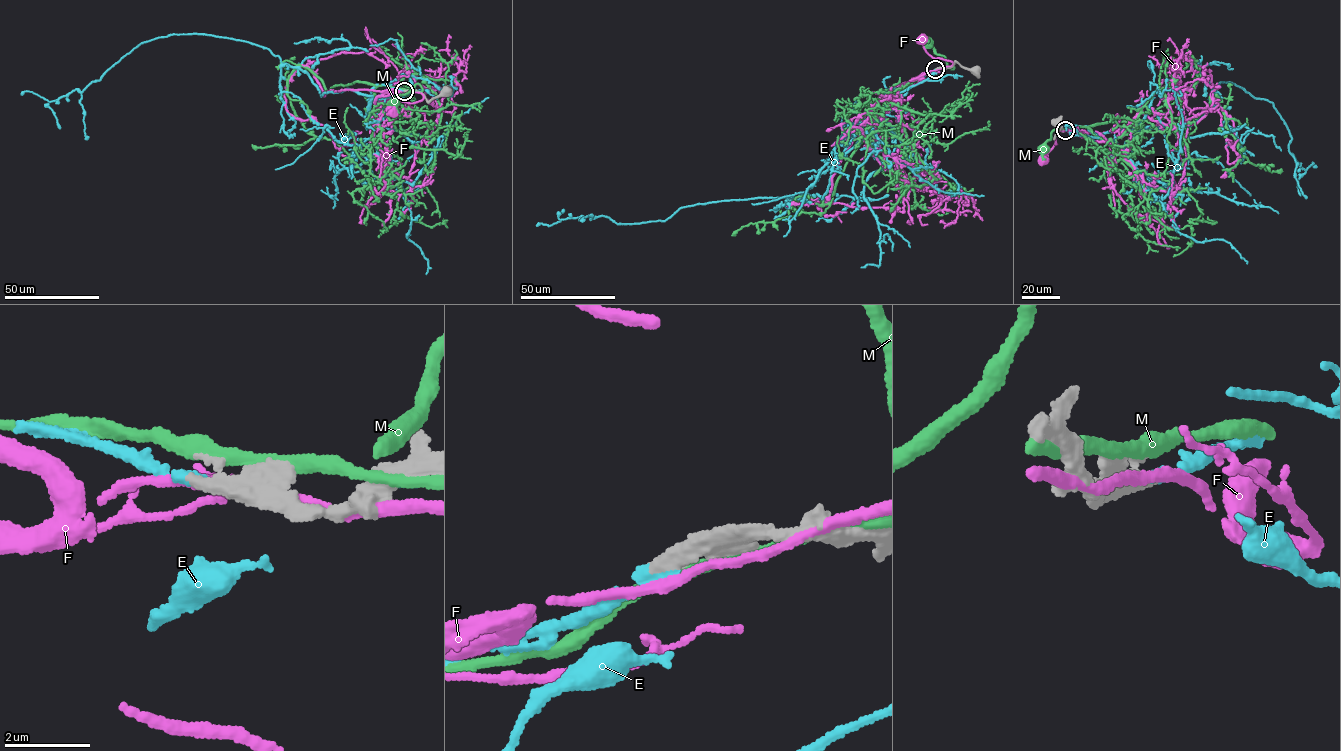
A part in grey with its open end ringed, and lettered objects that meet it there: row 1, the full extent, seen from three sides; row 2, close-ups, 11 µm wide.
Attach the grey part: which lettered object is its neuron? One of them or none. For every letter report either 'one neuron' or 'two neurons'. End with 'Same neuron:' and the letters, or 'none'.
E: one neuron
F: two neurons
M: two neurons
Same neuron: E

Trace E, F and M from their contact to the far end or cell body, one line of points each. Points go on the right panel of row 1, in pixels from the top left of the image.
E: (1065, 130), (1189, 126), (1231, 82), (1273, 103), (1289, 152), (1317, 167)
F: (1065, 130), (1055, 134), (1057, 144), (1046, 154), (1044, 162)
M: (1065, 129), (1059, 129), (1060, 122), (1042, 148)

